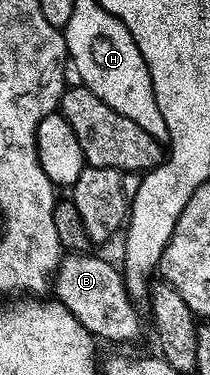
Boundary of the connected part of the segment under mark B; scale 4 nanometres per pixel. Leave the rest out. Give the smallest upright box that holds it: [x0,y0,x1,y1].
[56,253,142,343]

